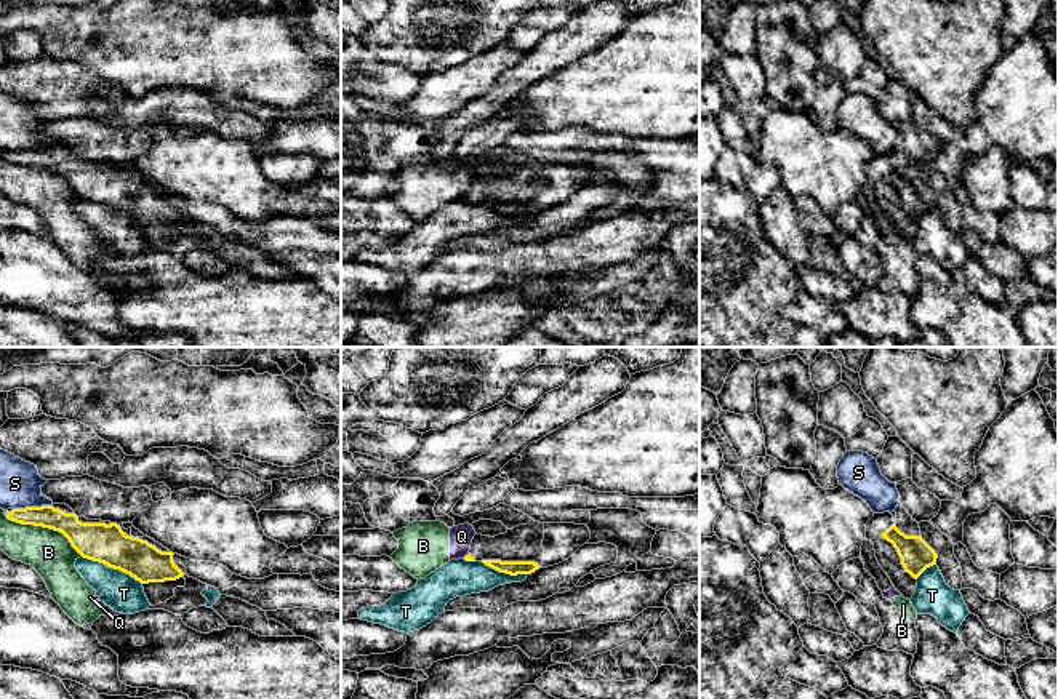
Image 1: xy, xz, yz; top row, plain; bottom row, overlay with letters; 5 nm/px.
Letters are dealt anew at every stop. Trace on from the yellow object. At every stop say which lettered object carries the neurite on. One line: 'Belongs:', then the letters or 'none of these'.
Belongs: none of these

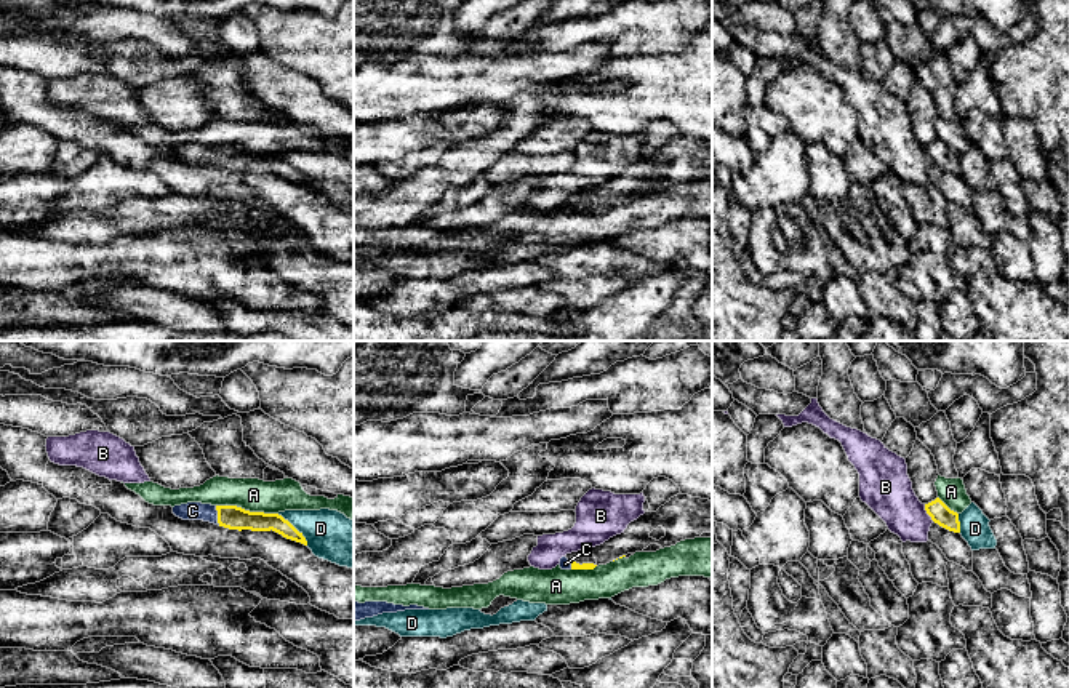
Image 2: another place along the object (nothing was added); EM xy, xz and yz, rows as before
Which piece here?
Belongs: C

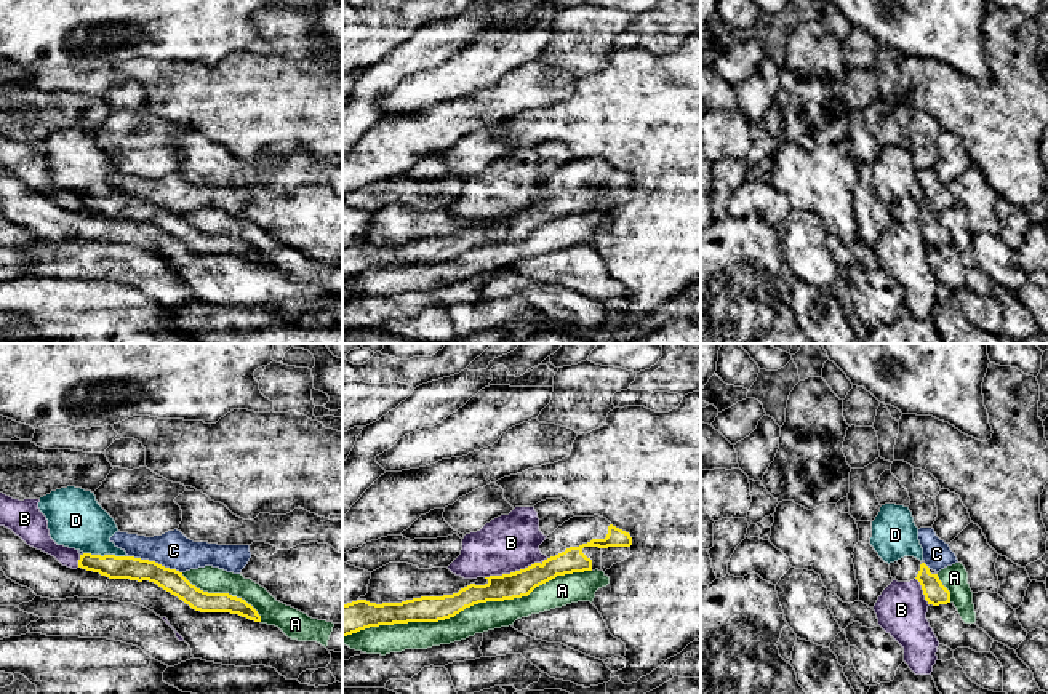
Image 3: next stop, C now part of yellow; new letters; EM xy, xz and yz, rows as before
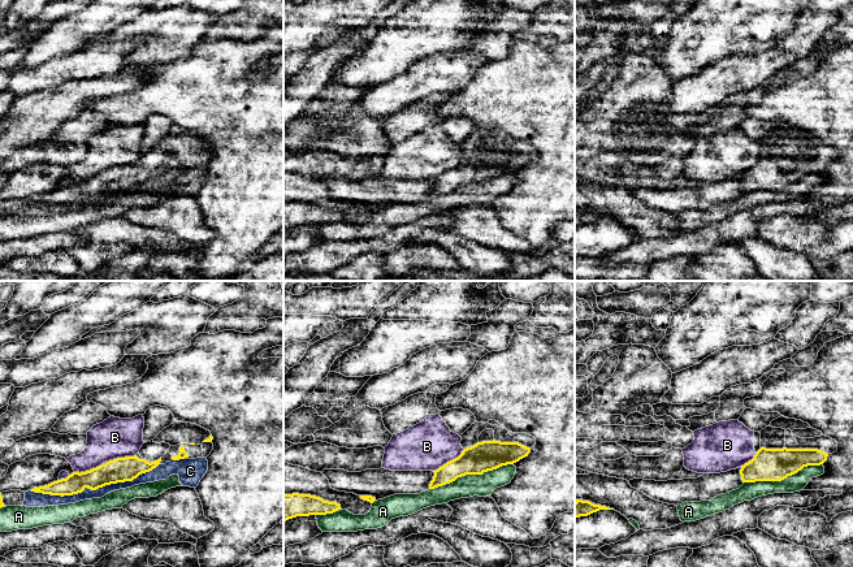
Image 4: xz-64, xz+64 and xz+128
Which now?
Belongs: none of these

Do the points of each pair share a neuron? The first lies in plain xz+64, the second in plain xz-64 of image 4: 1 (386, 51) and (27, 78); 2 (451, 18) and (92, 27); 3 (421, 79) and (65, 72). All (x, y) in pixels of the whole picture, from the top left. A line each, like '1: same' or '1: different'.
1: same
2: different
3: different

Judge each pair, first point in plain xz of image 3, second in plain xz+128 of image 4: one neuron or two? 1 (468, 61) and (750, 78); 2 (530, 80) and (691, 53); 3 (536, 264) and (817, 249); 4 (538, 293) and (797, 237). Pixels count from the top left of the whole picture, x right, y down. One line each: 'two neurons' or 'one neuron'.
1: two neurons
2: two neurons
3: one neuron
4: two neurons

